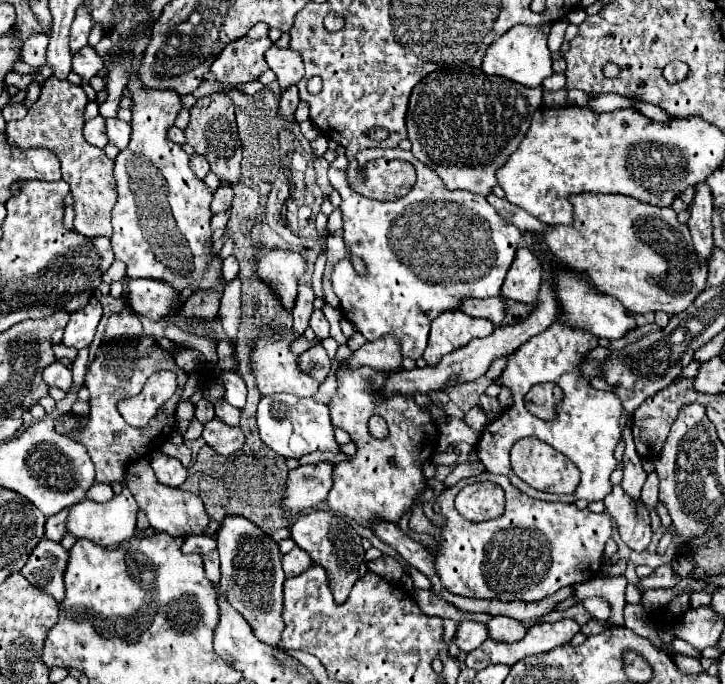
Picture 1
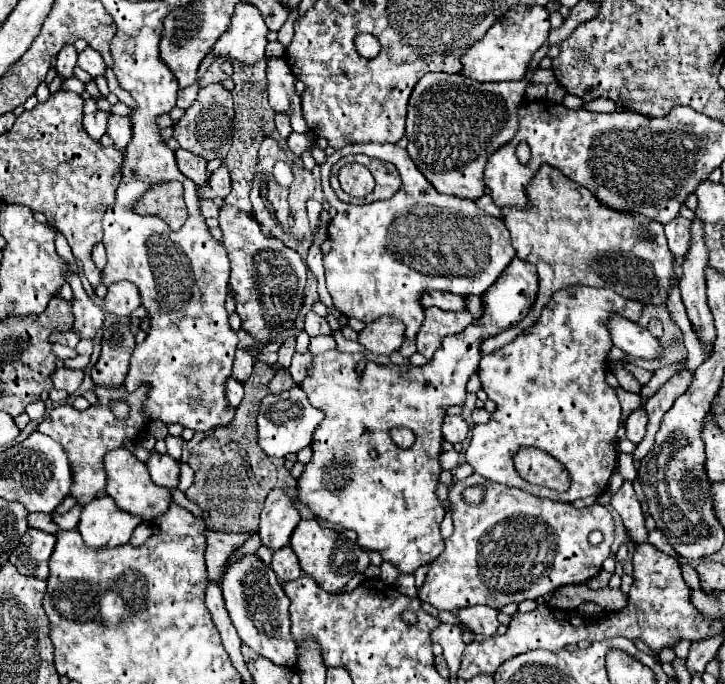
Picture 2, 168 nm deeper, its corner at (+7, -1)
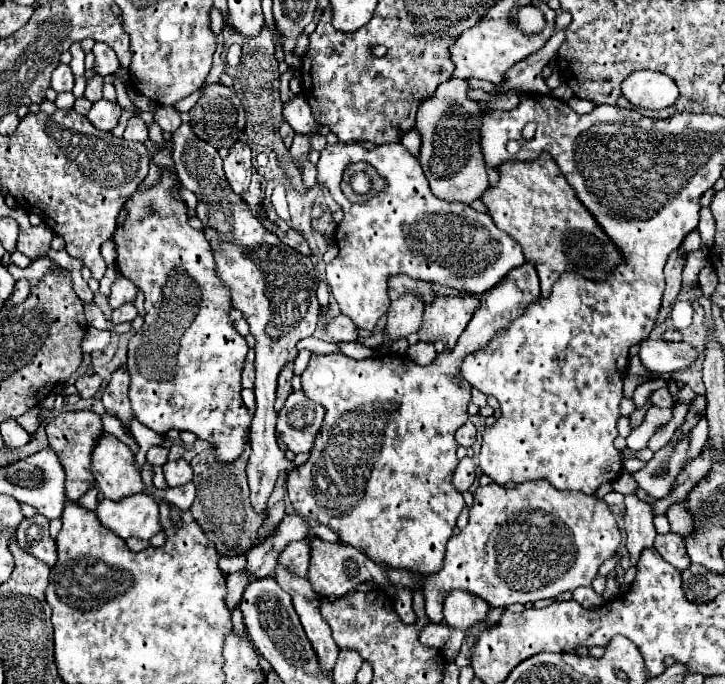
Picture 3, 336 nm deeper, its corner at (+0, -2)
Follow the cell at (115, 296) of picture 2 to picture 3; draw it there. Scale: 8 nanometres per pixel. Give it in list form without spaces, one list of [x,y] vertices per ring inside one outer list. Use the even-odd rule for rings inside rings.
[[[117,277],[115,283],[111,285],[111,295],[109,295],[107,301],[109,301],[109,305],[111,305],[113,309],[117,309],[117,307],[121,307],[121,305],[125,305],[125,303],[135,301],[135,293],[137,293],[137,287],[135,287],[129,279]]]

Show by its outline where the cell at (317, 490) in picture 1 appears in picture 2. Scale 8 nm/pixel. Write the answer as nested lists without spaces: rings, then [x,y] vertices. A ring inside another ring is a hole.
[[[280,488],[270,490],[264,502],[264,510],[260,514],[258,534],[262,538],[262,544],[272,550],[286,546],[298,522],[300,514],[298,508],[294,506],[294,498],[286,496],[286,492]]]

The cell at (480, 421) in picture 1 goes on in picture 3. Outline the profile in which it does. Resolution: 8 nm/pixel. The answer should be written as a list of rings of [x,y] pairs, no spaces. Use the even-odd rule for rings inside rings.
[[[467,421],[463,427],[457,429],[455,439],[457,439],[459,445],[463,445],[463,447],[471,447],[471,445],[475,443],[475,425],[473,425],[471,421]]]

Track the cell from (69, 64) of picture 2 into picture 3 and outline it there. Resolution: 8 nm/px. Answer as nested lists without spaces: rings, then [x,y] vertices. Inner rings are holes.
[[[61,63],[61,65],[53,71],[51,89],[55,89],[57,93],[63,93],[63,91],[71,91],[71,89],[73,89],[73,73],[71,73],[69,65],[63,65],[63,63]]]

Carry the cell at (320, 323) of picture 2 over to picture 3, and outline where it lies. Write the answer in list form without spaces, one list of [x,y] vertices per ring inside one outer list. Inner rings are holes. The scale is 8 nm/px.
[[[339,315],[335,319],[331,319],[327,325],[325,325],[327,333],[335,339],[335,341],[357,341],[359,339],[359,333],[357,333],[357,325],[347,319],[345,315]]]

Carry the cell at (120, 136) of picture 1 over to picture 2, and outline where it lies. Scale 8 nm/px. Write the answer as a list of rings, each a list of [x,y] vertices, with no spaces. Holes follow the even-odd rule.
[[[112,114],[112,116],[108,118],[108,130],[106,130],[106,134],[114,140],[114,146],[122,152],[122,150],[126,148],[126,144],[130,142],[130,138],[132,138],[130,118]]]

